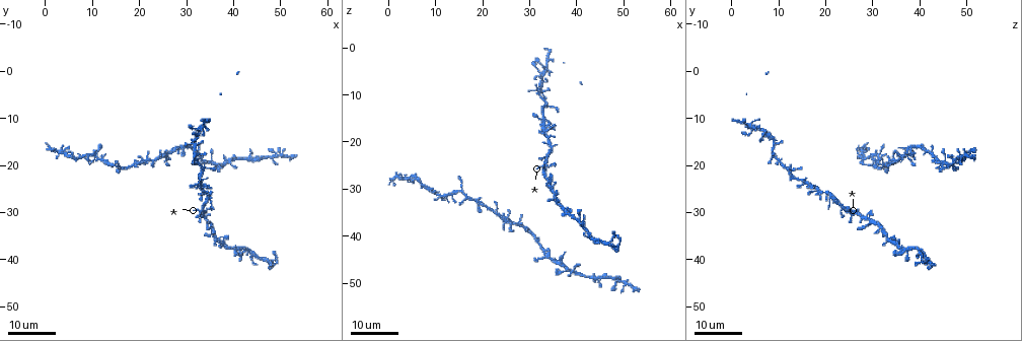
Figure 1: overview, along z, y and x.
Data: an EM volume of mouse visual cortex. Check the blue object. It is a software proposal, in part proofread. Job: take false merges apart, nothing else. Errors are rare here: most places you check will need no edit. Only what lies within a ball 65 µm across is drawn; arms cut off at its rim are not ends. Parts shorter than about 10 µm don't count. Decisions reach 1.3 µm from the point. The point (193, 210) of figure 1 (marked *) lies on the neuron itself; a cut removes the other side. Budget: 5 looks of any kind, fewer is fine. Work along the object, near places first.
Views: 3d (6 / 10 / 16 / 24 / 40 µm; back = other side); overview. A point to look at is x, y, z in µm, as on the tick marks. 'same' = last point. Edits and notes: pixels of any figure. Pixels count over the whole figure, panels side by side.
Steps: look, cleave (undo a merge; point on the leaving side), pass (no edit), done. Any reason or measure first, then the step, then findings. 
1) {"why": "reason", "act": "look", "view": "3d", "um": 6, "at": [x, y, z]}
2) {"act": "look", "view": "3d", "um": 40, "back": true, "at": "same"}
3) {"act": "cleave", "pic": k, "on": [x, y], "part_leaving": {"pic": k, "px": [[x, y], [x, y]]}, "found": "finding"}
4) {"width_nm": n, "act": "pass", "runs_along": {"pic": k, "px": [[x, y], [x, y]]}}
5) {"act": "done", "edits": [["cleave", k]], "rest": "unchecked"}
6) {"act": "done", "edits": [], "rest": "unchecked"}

{"why": "looks like a crossing", "act": "look", "view": "3d", "um": 24, "at": [33.0, 30.0, 25.5]}

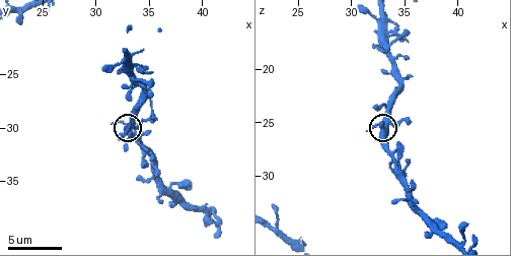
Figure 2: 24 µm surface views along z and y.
{"why": "closer look", "act": "look", "view": "3d", "um": 6, "at": "same"}

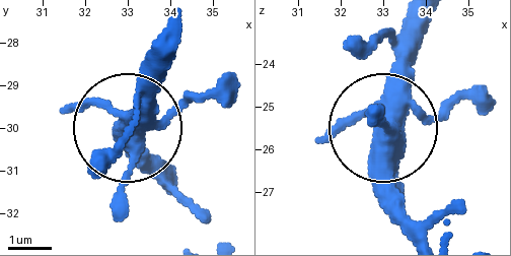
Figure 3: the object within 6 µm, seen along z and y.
{"why": "from behind", "act": "look", "view": "3d", "um": 6, "back": true, "at": [33.30, 30.05, 25.45]}

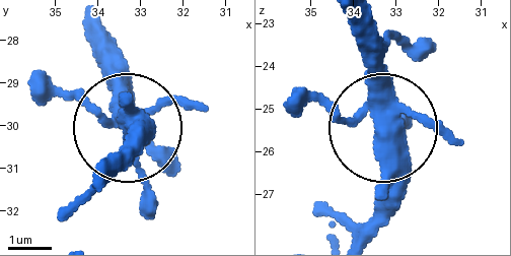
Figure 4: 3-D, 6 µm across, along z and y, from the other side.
{"width_nm": 440, "act": "pass", "found": "continuous, no second neuron"}

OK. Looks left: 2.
{"why": "small branch off a trunk", "act": "look", "view": "3d", "um": 16, "at": [33.0, 12.0, 4.5]}

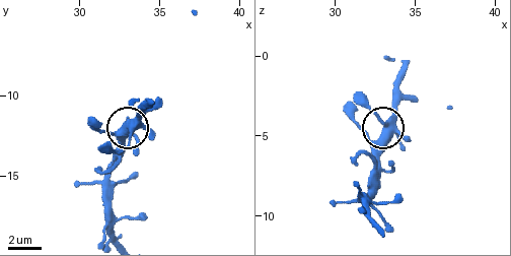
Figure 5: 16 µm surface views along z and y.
{"act": "look", "view": "3d", "um": 6, "at": [33.2, 12.1, 4.3]}

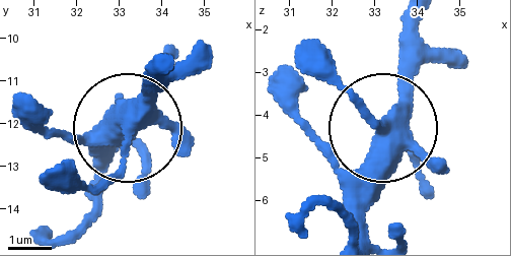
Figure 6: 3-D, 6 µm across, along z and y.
{"act": "pass", "found": "all the same neuron"}

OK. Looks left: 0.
{"act": "done", "edits": [], "rest": "unchecked"}

